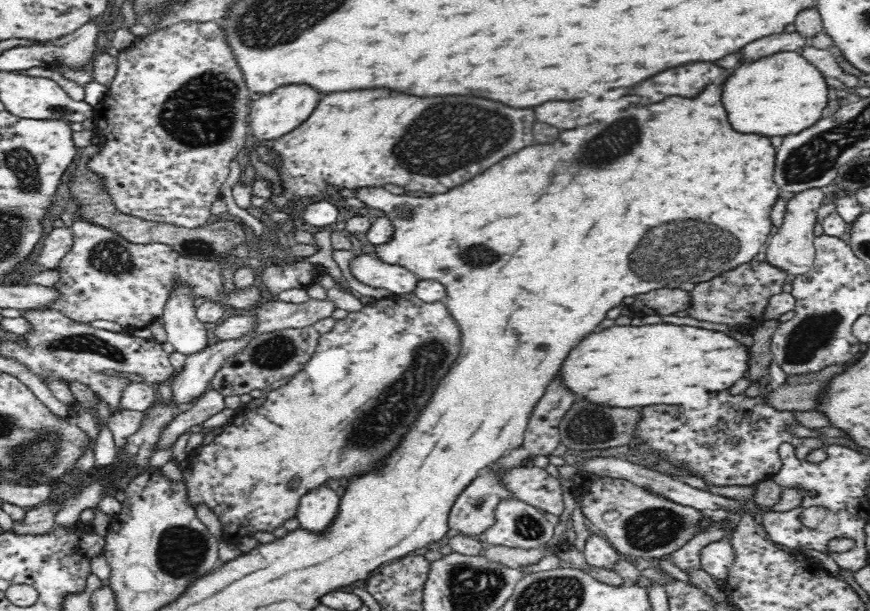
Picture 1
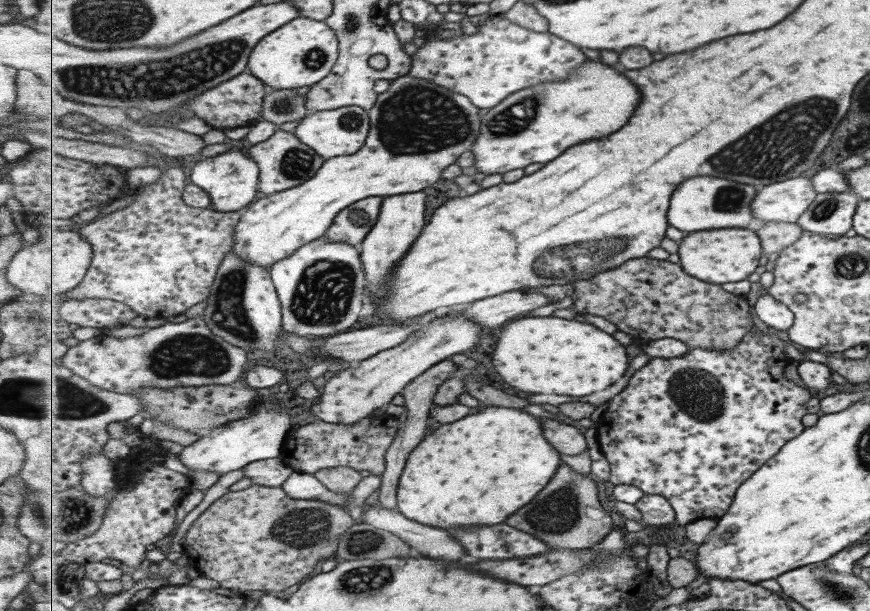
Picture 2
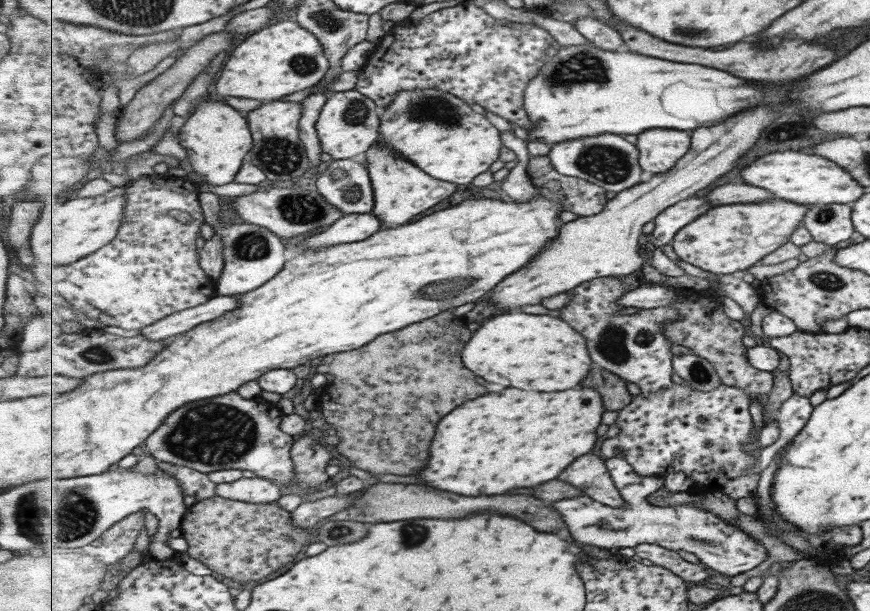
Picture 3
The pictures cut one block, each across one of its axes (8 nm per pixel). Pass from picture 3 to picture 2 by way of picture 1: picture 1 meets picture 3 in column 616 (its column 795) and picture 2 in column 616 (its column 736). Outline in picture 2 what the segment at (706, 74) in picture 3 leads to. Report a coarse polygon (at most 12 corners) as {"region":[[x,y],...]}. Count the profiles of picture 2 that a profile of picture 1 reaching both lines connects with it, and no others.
{"region":[[603,62],[489,109],[475,169],[502,177],[621,130],[641,102]]}

